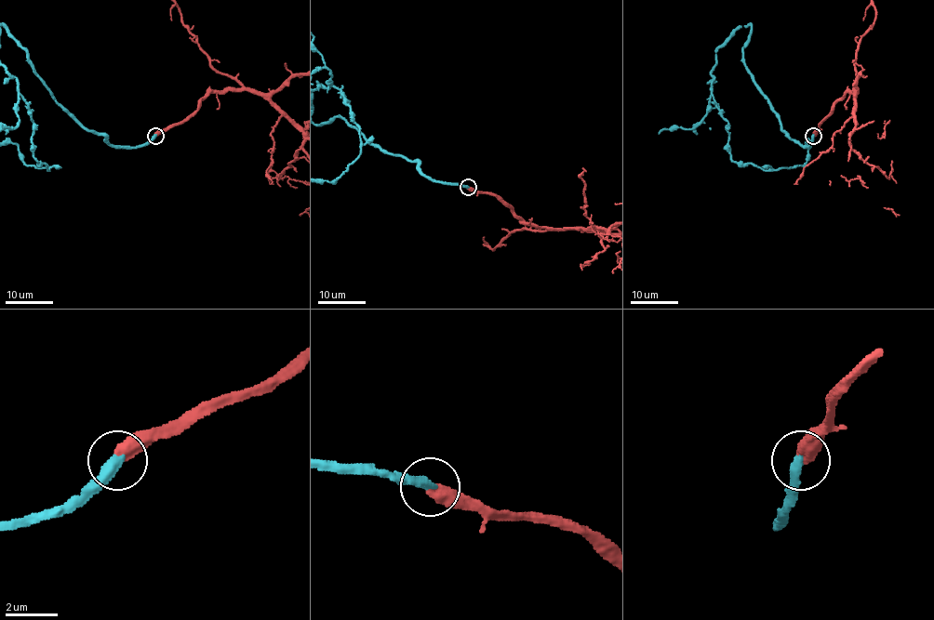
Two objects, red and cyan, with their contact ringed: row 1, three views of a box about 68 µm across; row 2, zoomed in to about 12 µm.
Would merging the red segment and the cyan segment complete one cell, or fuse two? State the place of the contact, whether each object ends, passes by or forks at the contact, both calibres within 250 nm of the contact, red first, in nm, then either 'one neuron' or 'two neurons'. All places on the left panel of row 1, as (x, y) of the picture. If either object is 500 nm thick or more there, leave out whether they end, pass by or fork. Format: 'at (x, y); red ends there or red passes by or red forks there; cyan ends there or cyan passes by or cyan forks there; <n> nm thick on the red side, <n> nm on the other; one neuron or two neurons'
at (155, 136); 500 nm thick on the red side, 420 nm on the other; one neuron

